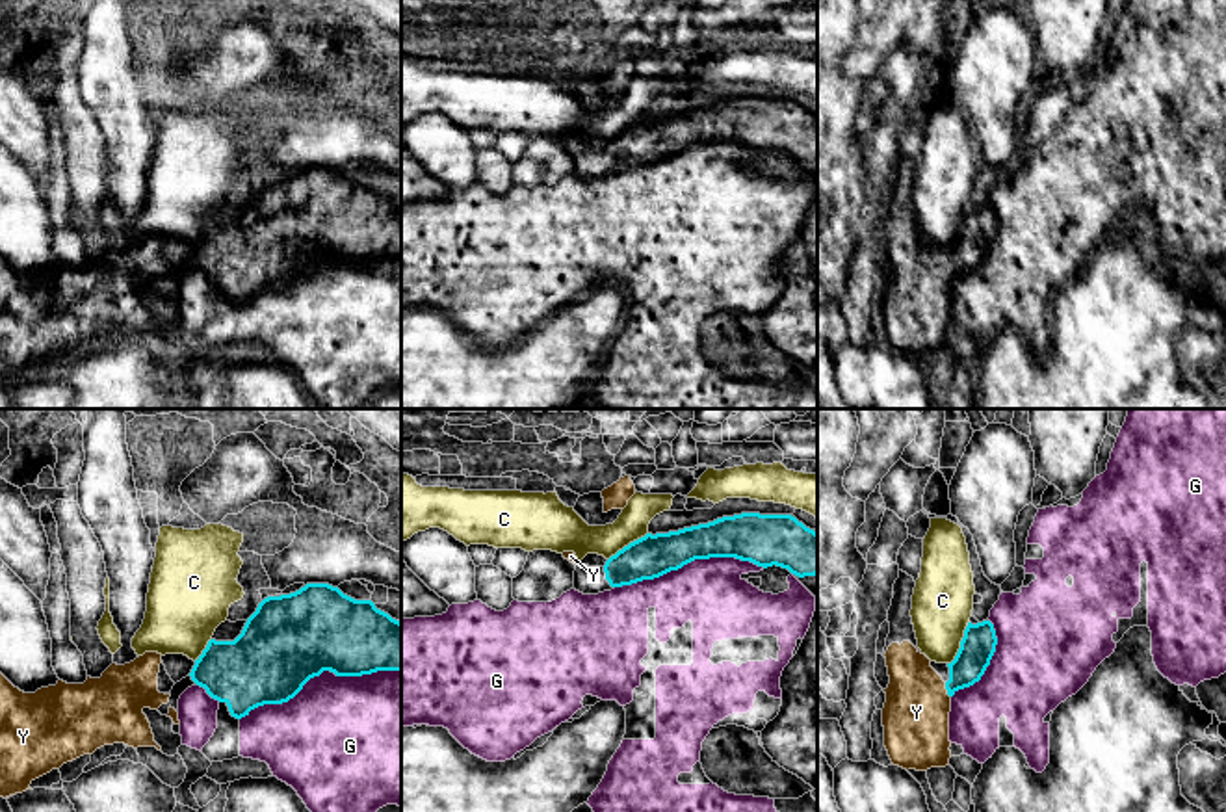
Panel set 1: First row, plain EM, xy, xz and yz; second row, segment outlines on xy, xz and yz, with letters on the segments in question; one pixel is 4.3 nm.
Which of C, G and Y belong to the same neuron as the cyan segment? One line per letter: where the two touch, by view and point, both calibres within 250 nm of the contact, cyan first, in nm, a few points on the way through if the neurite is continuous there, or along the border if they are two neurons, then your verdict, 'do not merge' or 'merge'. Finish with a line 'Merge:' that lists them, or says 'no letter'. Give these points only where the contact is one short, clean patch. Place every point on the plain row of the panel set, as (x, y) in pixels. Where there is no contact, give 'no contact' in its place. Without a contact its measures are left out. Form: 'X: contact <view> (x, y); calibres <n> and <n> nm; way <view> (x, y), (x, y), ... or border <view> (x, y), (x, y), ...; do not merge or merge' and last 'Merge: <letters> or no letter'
C: contact yz (961, 227); calibres 150 and 260 nm; border yz (968, 205), (961, 231), (948, 248); do not merge
G: contact xy (320, 257); calibres 380 and 460 nm; do not merge
Y: contact yz (946, 272); calibres 150 and 280 nm; way yz (978, 229), (968, 251), (946, 272), (916, 296); merge
Merge: Y

